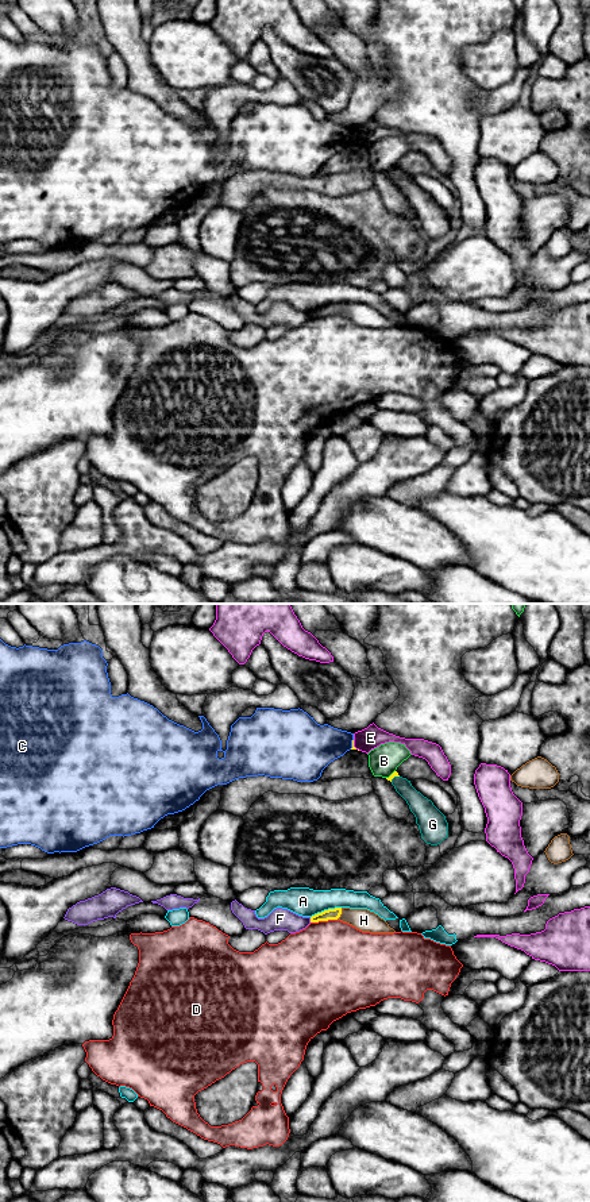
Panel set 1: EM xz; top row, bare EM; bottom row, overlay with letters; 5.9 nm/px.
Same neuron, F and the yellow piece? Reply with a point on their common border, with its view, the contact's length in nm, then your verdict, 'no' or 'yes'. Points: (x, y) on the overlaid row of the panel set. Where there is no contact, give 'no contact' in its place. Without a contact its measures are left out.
xz (311, 920) | 30 nm | no

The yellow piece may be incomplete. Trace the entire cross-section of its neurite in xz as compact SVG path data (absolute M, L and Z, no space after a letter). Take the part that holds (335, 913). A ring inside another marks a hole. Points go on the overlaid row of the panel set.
M342 908L328 909L311 917L311 922L338 920L342 914Z

